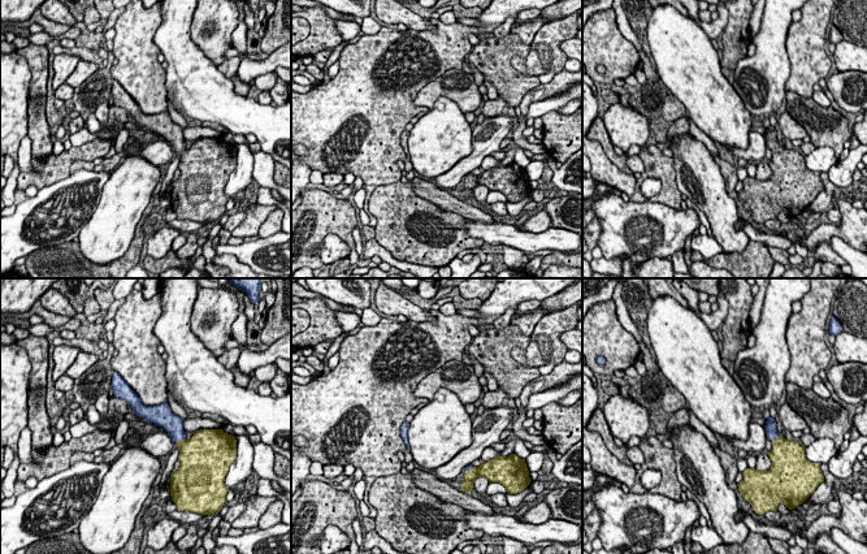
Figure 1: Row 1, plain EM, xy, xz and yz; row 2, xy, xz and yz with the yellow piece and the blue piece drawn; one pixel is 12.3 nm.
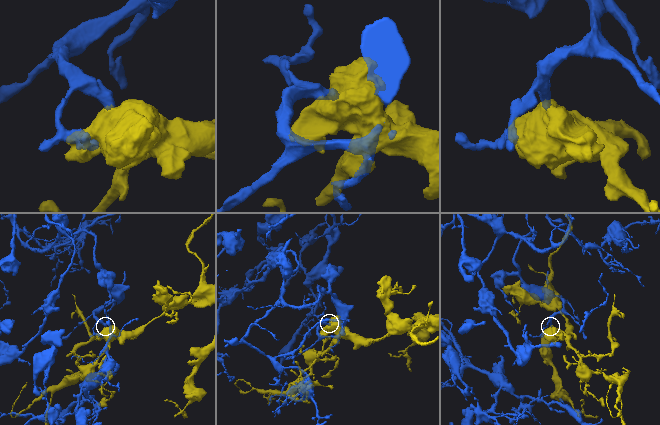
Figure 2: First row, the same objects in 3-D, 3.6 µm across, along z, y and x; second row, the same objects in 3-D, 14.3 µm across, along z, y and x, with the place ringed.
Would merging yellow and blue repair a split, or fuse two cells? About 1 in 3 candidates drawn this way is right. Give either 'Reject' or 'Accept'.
Accept

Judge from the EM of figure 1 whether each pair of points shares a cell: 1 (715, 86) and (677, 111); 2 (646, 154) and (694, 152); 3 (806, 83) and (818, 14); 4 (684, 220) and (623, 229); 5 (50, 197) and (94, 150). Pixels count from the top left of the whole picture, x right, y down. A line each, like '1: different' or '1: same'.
1: different
2: different
3: same
4: same
5: different

